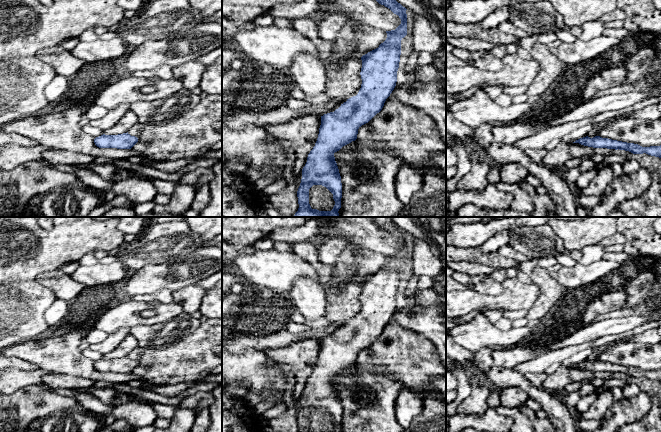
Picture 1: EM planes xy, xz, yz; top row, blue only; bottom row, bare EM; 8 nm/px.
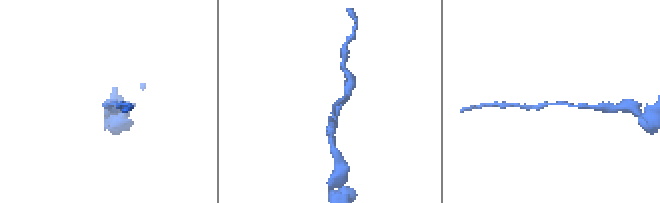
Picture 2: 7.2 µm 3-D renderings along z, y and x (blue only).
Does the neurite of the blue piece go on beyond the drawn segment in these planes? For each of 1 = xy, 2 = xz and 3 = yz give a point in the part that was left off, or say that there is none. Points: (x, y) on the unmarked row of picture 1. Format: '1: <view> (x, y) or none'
1: none
2: none
3: none

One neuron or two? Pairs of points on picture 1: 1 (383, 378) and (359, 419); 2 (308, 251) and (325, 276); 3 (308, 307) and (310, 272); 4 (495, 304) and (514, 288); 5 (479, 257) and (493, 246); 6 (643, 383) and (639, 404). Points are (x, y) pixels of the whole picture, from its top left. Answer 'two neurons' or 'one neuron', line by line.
1: one neuron
2: one neuron
3: two neurons
4: one neuron
5: two neurons
6: two neurons

